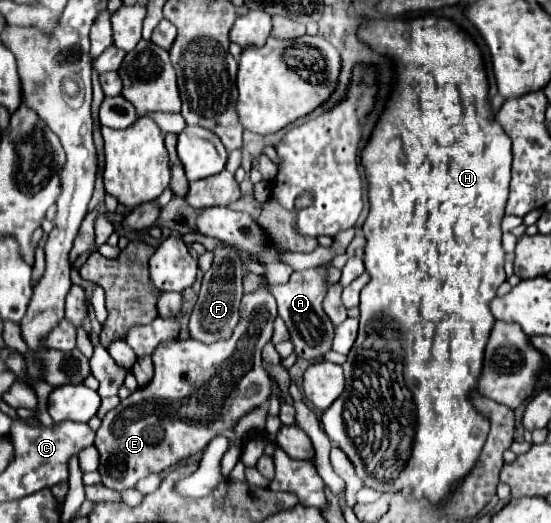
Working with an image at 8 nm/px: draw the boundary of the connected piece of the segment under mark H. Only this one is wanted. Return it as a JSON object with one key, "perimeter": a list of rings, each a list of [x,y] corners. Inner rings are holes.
{"perimeter":[[[419,17],[415,21],[373,21],[359,29],[359,39],[373,49],[391,55],[397,61],[397,87],[373,131],[371,141],[367,143],[361,159],[365,165],[367,181],[369,181],[369,201],[371,211],[363,225],[363,233],[367,239],[365,245],[365,269],[371,275],[371,281],[361,291],[361,321],[359,321],[359,337],[351,347],[347,361],[341,365],[345,371],[345,389],[333,401],[333,405],[323,413],[321,425],[327,437],[345,451],[345,455],[355,463],[355,473],[363,479],[365,487],[377,487],[387,493],[401,493],[405,487],[411,489],[411,499],[429,499],[433,505],[443,505],[449,495],[455,491],[455,483],[463,481],[469,471],[473,471],[479,461],[479,451],[487,439],[489,423],[487,417],[475,411],[471,403],[471,393],[477,387],[477,379],[483,369],[483,351],[489,339],[489,333],[495,325],[495,317],[489,311],[489,301],[495,299],[497,287],[505,281],[503,259],[505,251],[501,245],[501,219],[505,215],[505,203],[509,195],[511,181],[511,139],[505,135],[501,125],[493,123],[491,105],[487,101],[487,75],[481,61],[481,51],[477,45],[451,21],[443,17]]]}

